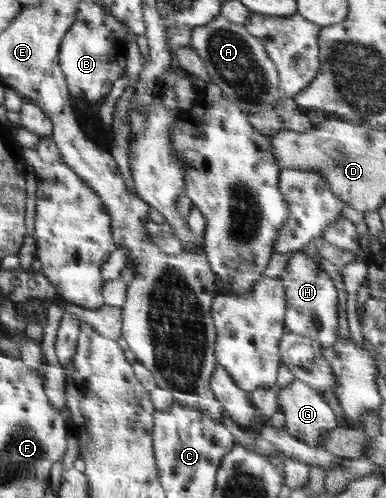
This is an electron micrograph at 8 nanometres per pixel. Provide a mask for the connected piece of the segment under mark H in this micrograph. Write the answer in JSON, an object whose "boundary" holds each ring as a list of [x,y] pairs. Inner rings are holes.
{"boundary":[[[294,251],[279,279],[286,292],[284,325],[290,334],[310,338],[321,346],[332,346],[338,342],[338,292],[330,276],[322,269],[322,264],[304,252]]]}

